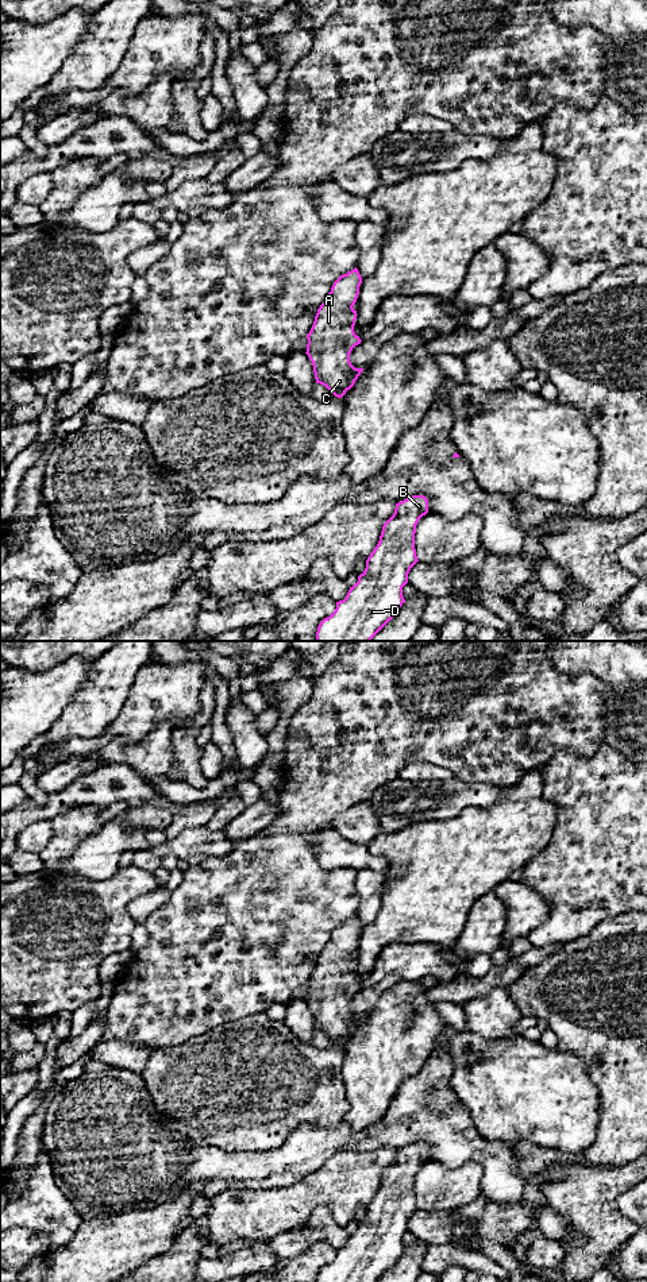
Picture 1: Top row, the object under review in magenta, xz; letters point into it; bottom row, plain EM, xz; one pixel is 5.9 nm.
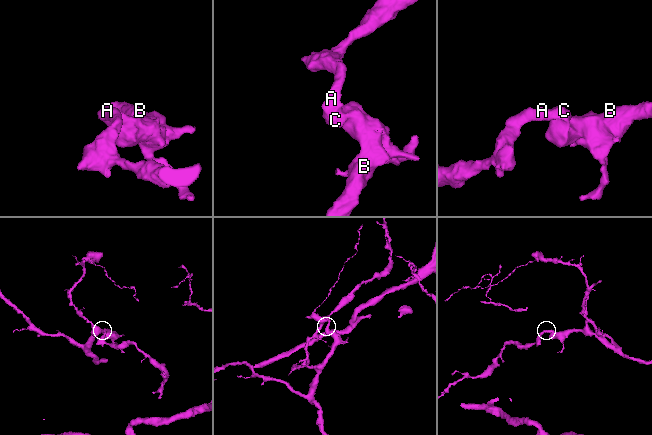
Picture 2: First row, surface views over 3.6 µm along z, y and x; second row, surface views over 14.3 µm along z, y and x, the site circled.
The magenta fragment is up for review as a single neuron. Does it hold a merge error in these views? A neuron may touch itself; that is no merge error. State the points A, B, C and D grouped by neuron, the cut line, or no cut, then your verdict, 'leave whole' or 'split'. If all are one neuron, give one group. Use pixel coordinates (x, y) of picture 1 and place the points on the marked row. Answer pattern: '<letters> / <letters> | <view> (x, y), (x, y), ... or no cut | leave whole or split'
A B C D | no cut | leave whole

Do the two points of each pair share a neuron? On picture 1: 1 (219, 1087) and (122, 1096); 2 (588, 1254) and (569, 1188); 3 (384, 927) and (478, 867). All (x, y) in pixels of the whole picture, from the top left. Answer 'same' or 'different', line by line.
1: different
2: same
3: same

